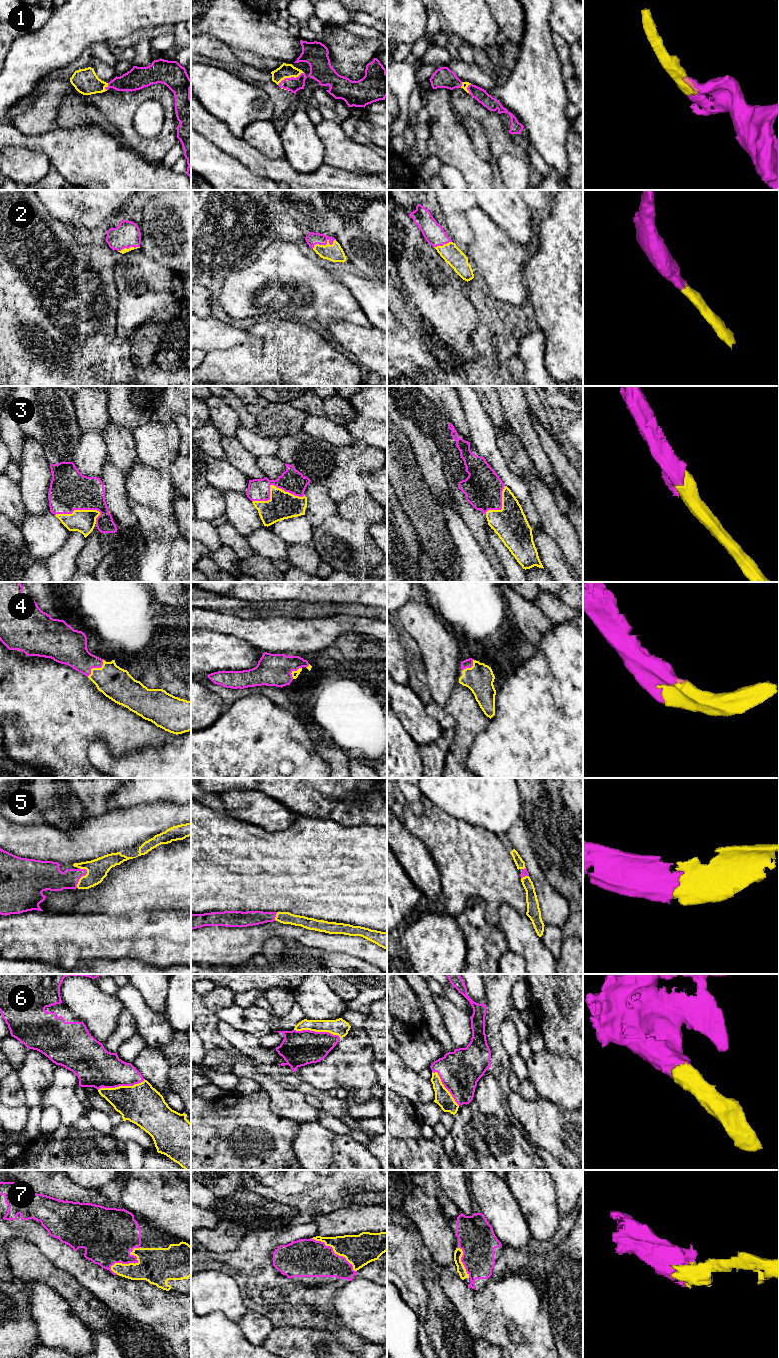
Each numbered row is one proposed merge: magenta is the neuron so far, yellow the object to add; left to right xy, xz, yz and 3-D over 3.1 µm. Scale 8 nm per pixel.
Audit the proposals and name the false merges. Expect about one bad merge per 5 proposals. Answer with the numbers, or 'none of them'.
none of them

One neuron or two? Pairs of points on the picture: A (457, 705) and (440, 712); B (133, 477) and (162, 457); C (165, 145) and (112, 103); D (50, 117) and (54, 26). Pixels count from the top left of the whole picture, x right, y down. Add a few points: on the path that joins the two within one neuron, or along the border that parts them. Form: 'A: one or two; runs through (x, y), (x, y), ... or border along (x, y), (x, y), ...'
A: two; border along (443, 707), (455, 721)
B: two; border along (139, 460), (152, 468), (160, 470), (170, 468)
C: one; runs through (149, 145), (142, 145), (126, 129), (122, 119)
D: two; border along (43, 83), (32, 95)

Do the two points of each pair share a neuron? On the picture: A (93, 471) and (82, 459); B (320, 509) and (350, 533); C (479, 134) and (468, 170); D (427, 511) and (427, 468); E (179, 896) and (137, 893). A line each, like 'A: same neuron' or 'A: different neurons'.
A: same neuron
B: different neurons
C: different neurons
D: different neurons
E: same neuron

